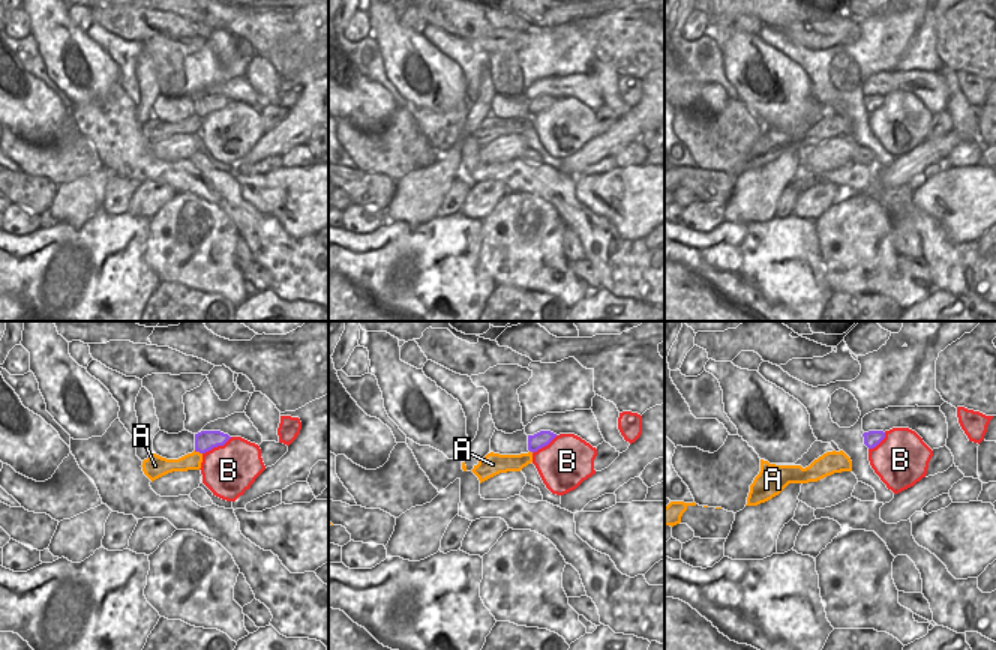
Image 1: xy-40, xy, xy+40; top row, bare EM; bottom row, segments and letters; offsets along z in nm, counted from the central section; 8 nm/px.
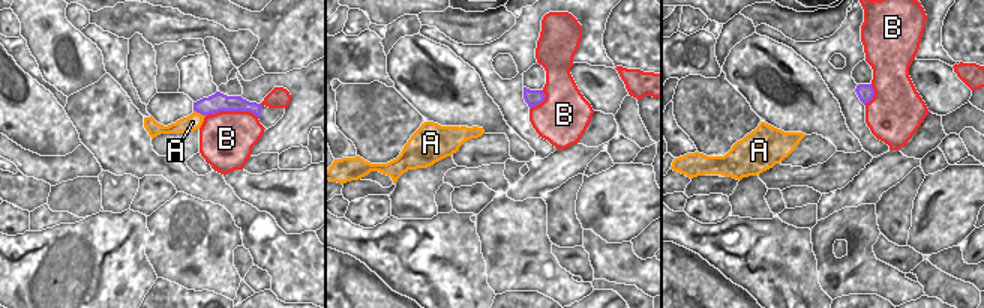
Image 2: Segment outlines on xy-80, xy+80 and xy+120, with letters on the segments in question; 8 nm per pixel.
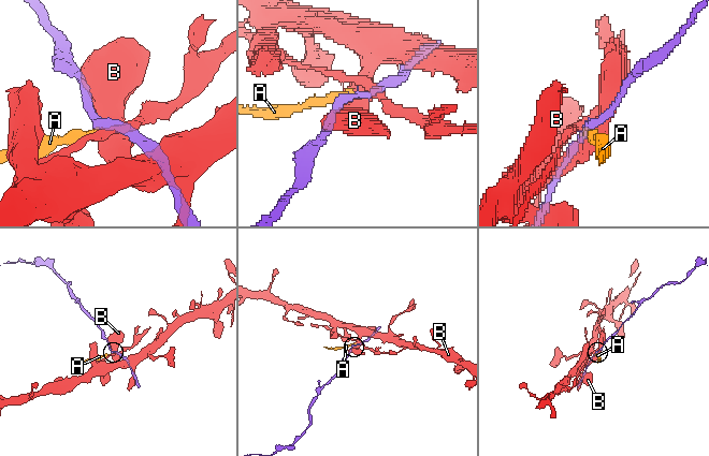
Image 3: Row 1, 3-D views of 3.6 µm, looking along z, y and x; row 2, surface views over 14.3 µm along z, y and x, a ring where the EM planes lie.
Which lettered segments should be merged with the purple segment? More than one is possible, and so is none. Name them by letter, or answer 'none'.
none

